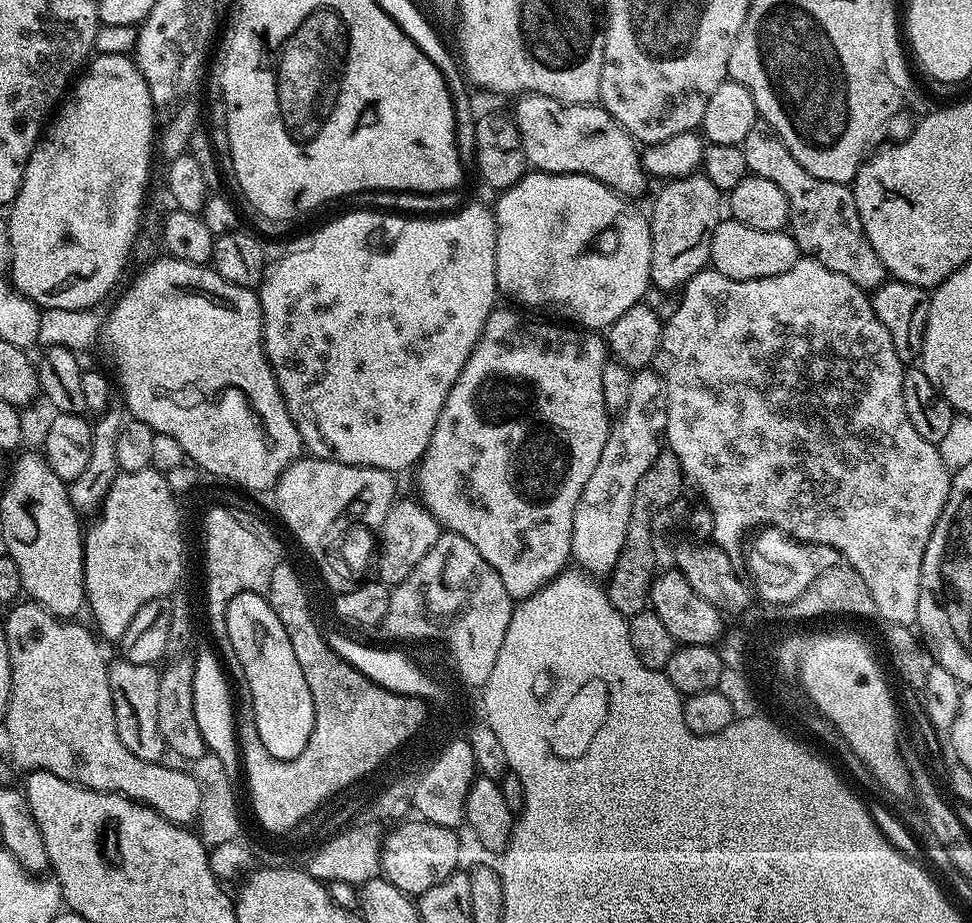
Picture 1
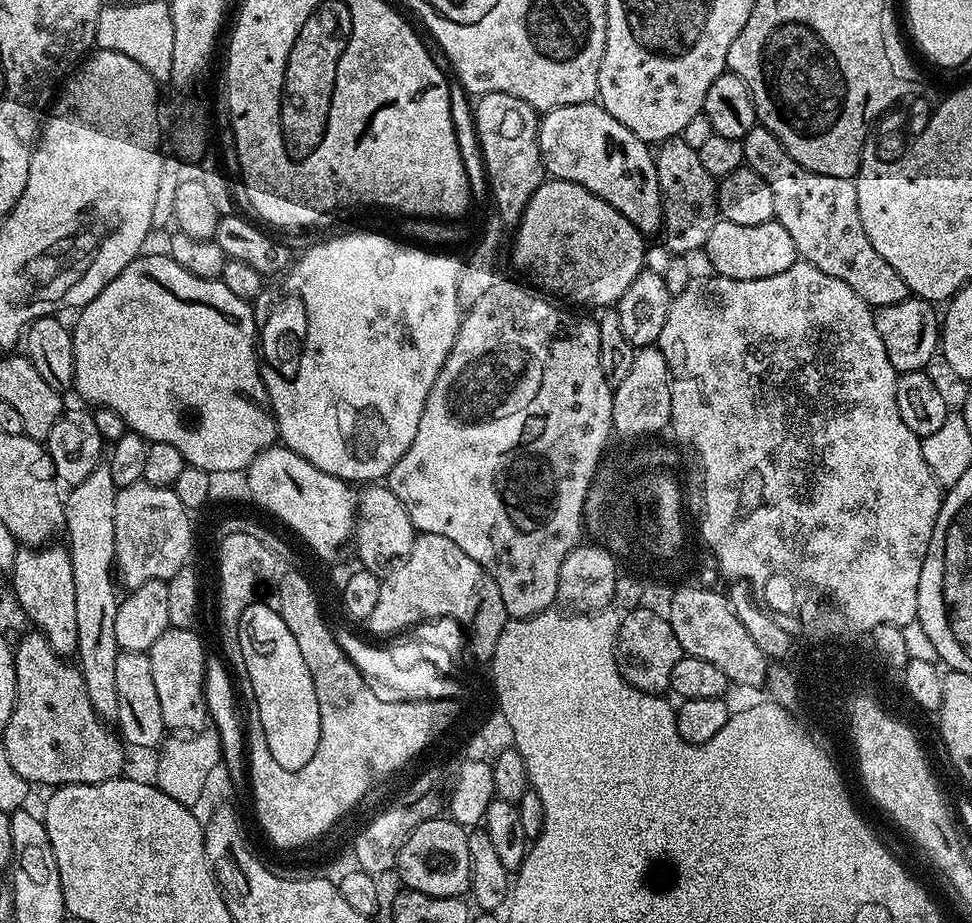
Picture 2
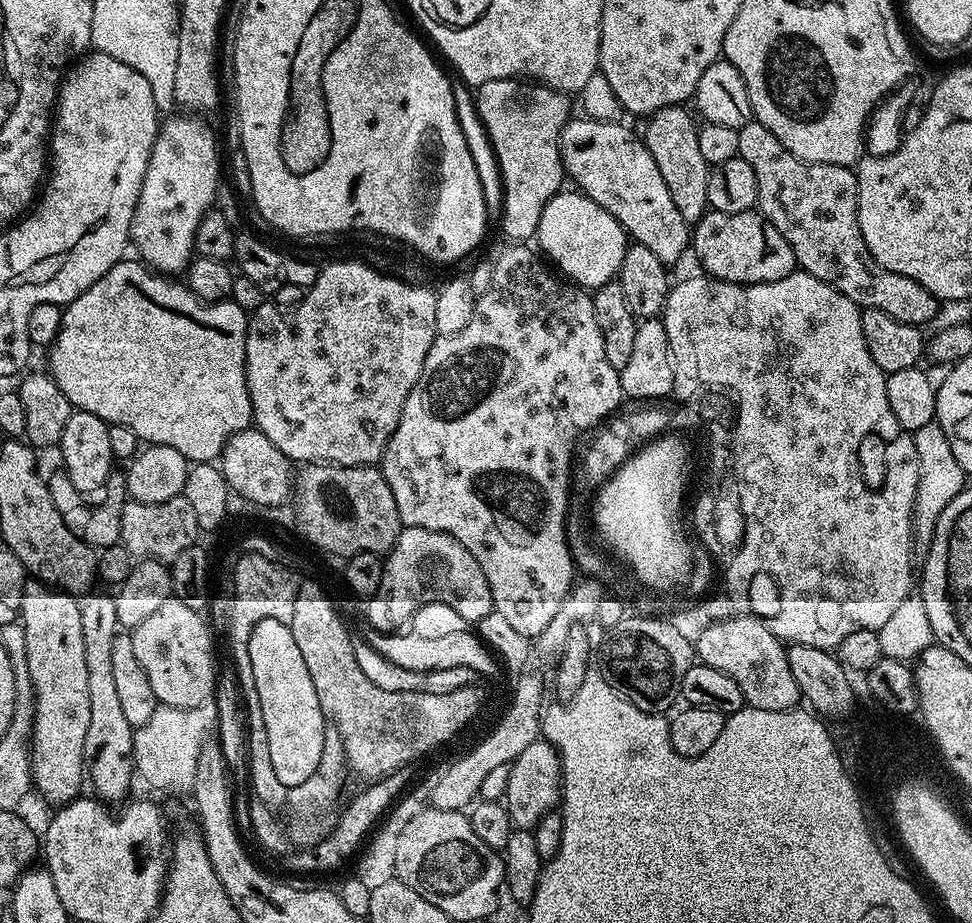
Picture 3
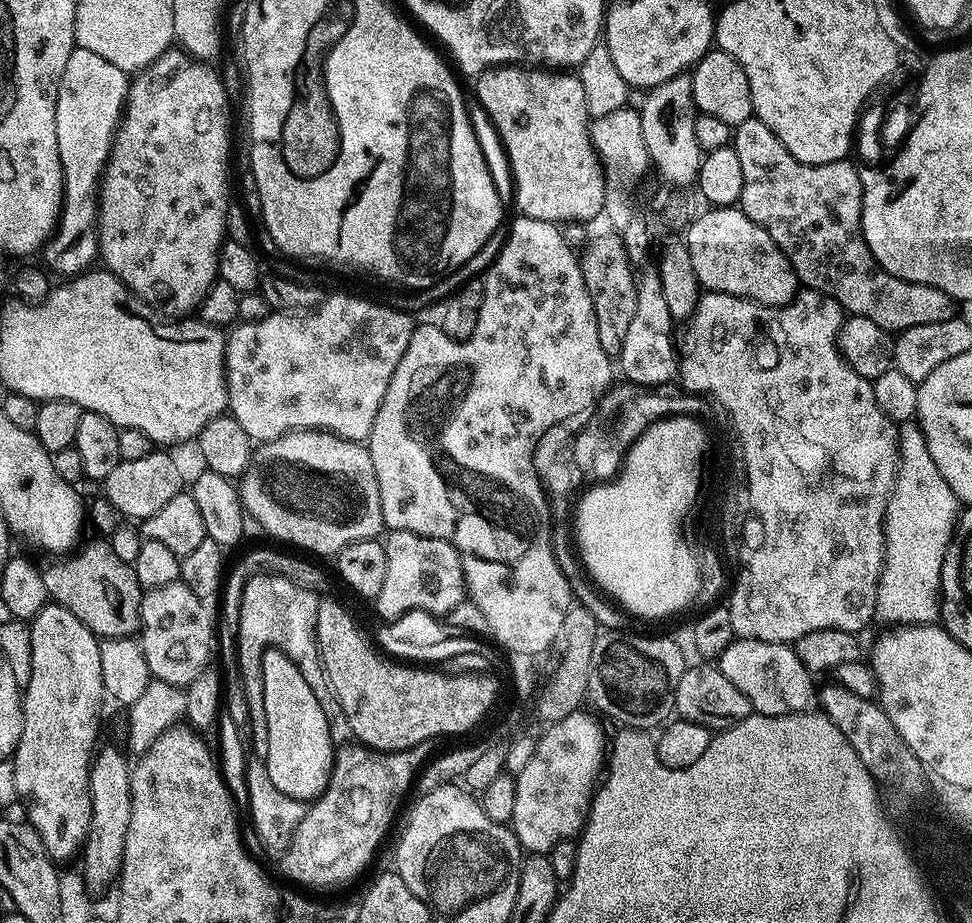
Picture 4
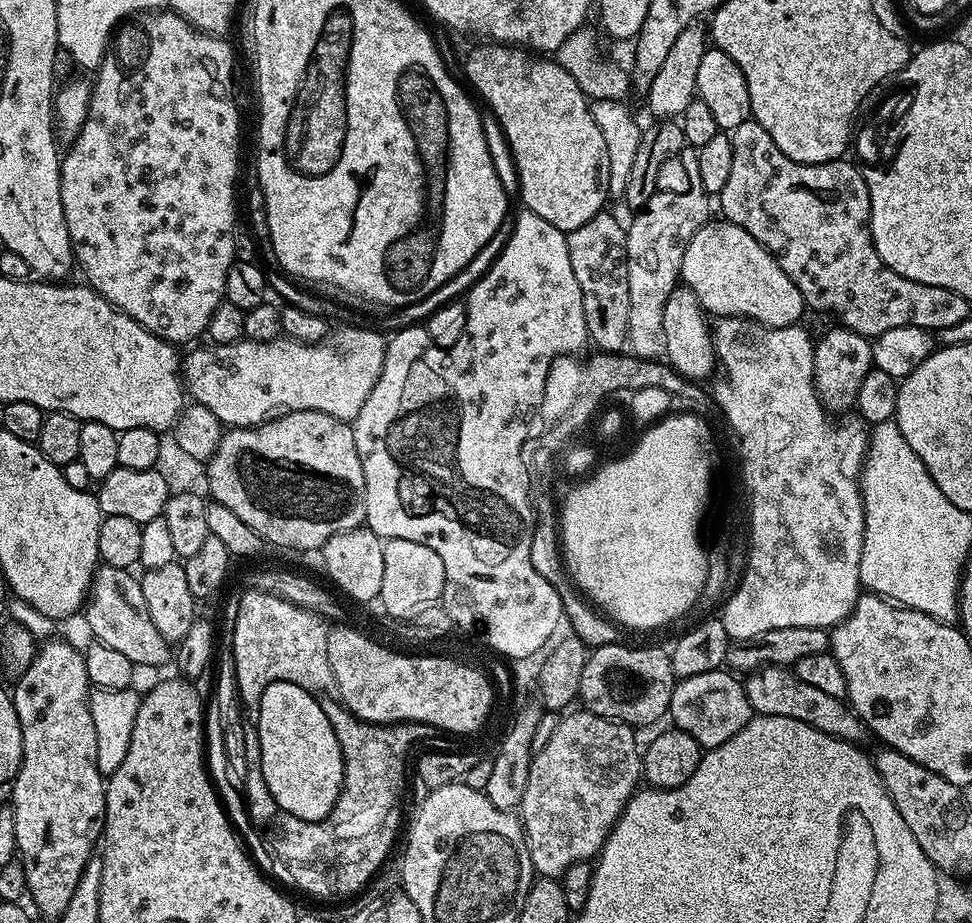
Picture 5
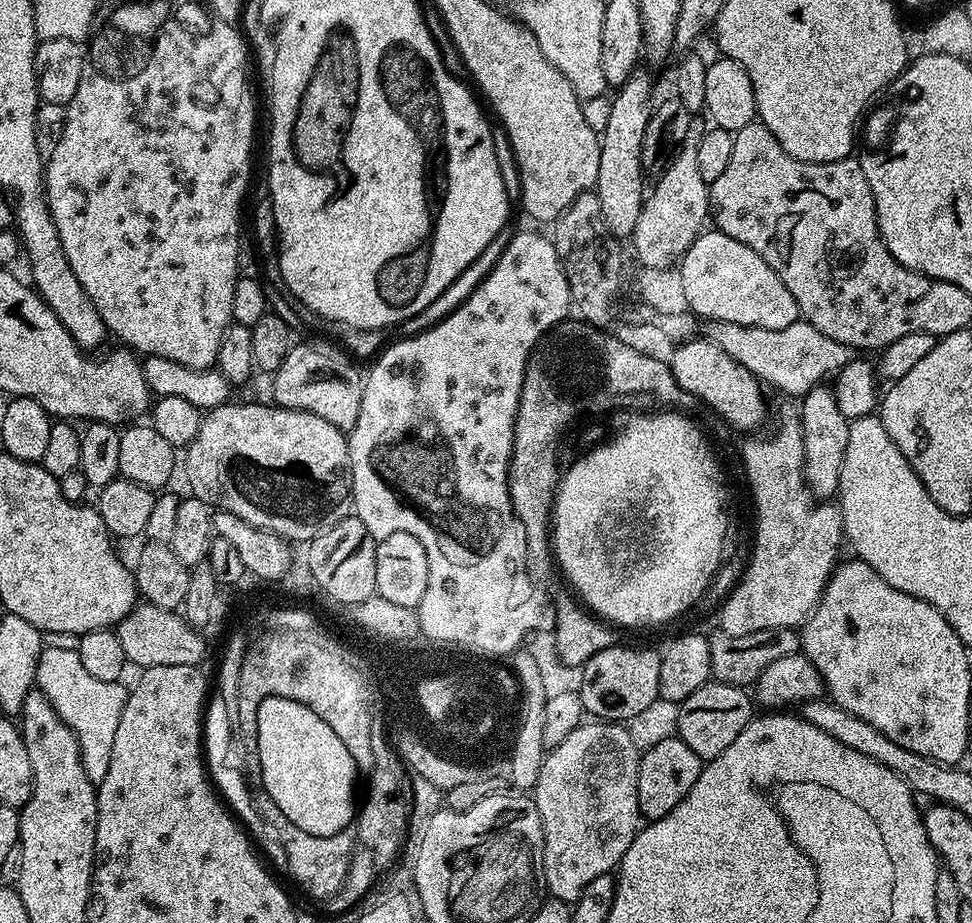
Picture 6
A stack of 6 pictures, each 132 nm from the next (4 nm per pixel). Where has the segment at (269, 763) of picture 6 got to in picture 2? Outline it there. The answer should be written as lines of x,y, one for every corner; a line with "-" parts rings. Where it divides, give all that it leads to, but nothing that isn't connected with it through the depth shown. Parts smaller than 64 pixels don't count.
260,603
248,604
246,610
242,610
242,618
238,618
240,653
246,662
246,679
252,687
250,699
258,702
258,718
262,718
262,728
274,762
297,772
314,758
314,750
318,750
318,694
310,670
306,670
306,662
298,651
294,634
290,634
286,622
282,622
273,605
271,608

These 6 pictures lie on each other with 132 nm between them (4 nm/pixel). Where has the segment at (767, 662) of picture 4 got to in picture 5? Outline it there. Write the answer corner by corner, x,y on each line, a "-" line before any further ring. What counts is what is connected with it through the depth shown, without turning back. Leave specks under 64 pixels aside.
768,665
756,669
745,679
744,685
748,701
757,715
793,718
795,721
813,726
814,730
822,730
822,734
848,740
854,745
859,745
860,739
866,736
863,720
844,700
833,698
823,690
818,690
816,686
802,682
791,669
783,665

